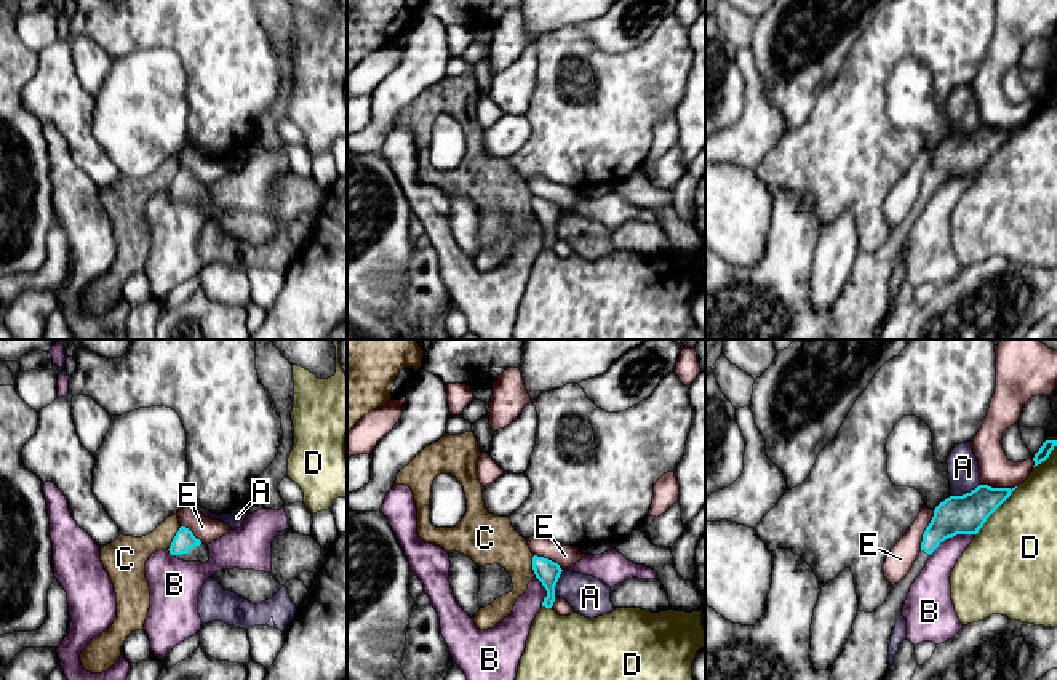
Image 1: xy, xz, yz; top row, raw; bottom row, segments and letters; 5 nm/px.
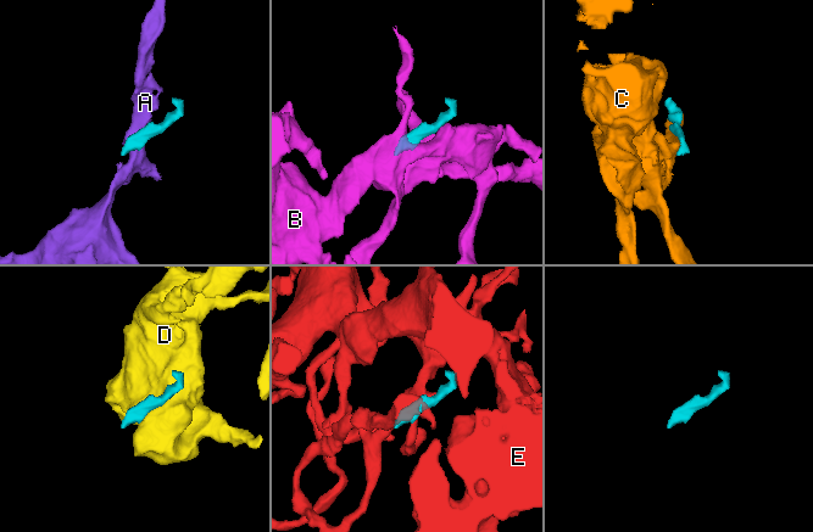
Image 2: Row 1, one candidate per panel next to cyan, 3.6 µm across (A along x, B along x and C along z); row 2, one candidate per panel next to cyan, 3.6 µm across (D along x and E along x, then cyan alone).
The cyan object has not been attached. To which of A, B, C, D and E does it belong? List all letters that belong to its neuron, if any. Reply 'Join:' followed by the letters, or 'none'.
Join: none

